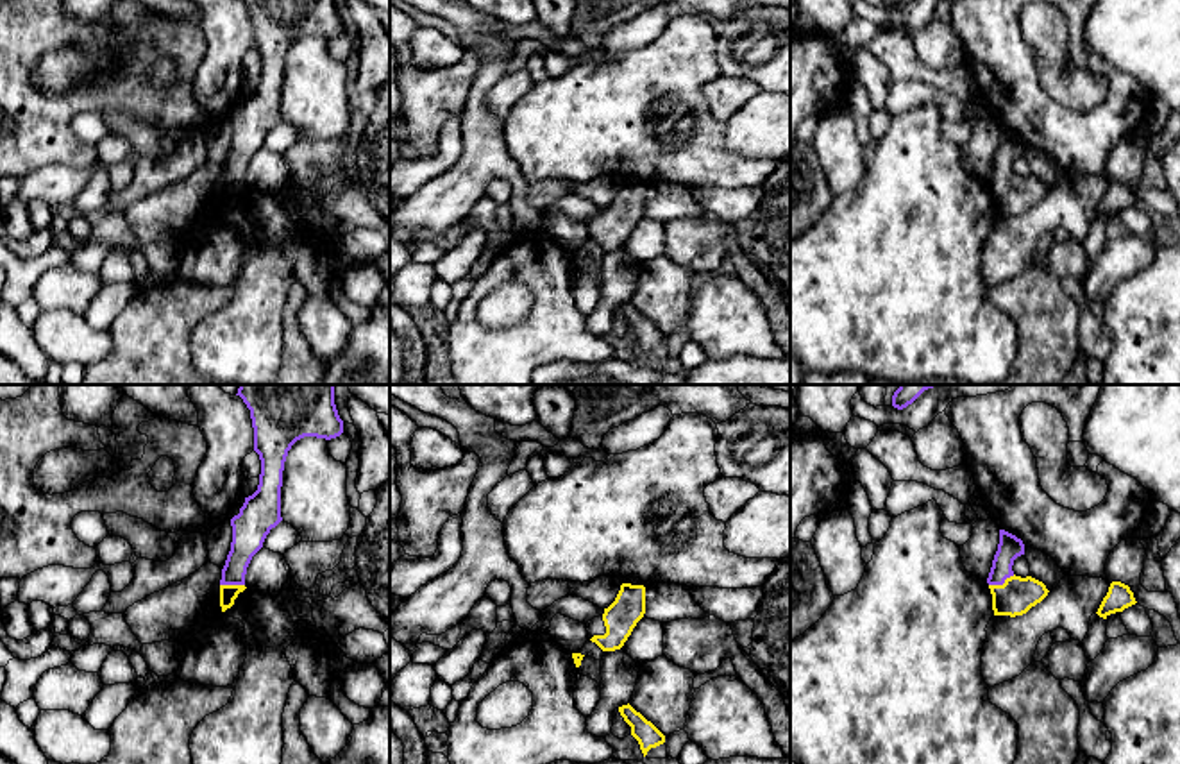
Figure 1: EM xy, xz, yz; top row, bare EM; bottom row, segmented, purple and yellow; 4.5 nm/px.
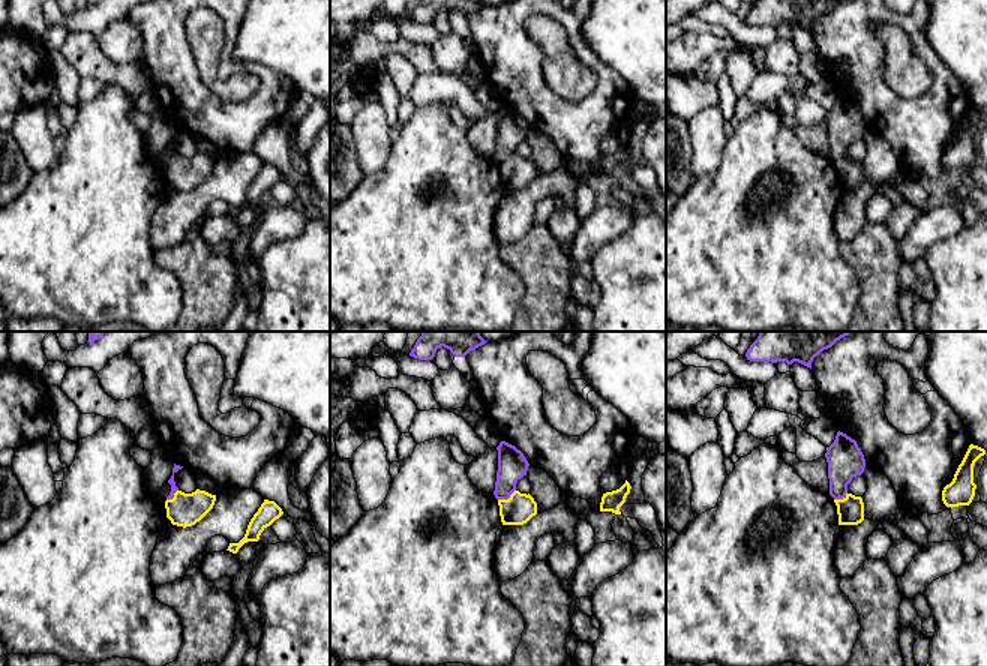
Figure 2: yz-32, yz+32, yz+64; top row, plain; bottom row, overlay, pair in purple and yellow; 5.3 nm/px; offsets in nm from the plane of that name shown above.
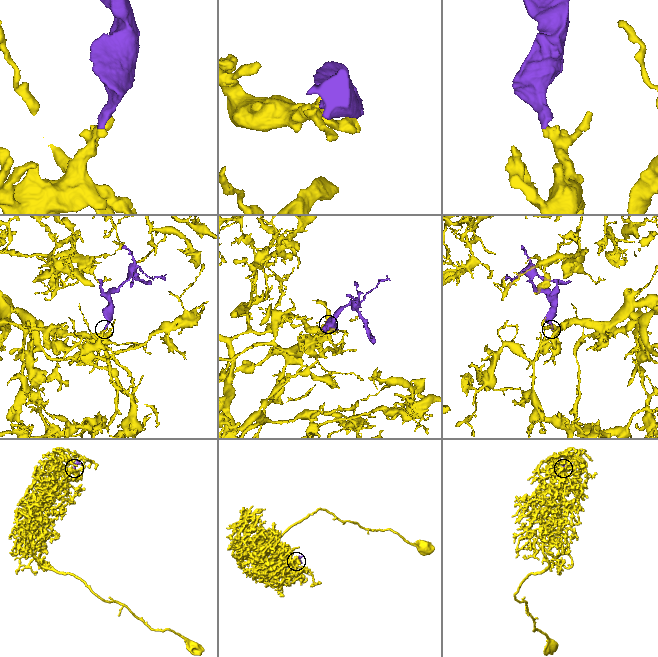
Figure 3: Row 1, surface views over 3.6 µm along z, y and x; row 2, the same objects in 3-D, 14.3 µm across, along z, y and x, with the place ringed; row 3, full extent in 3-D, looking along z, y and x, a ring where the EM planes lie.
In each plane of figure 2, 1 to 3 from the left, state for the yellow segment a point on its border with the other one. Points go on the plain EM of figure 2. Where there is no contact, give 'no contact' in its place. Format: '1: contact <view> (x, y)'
1: contact yz-32 (173, 161)
2: contact yz+32 (507, 162)
3: contact yz+64 (840, 162)

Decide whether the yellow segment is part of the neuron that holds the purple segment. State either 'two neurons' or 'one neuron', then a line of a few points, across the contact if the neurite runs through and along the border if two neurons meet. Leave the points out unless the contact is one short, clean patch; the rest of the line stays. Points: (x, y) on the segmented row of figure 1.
one neuron; line yz (1009, 548), (1002, 564), (1002, 584), (1016, 596)

